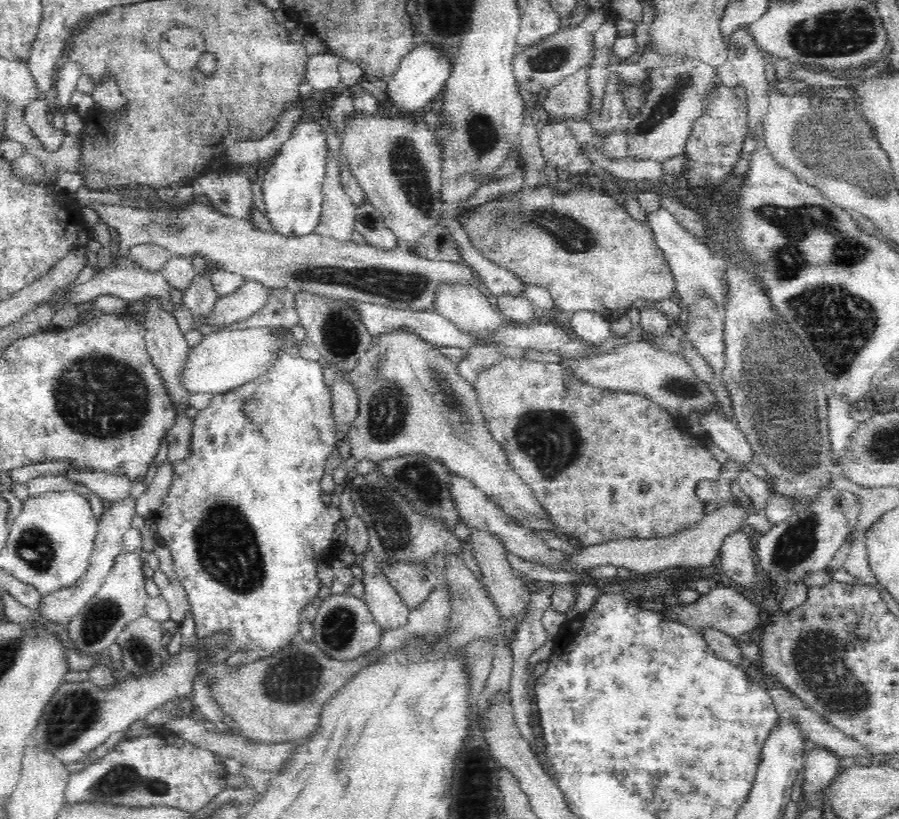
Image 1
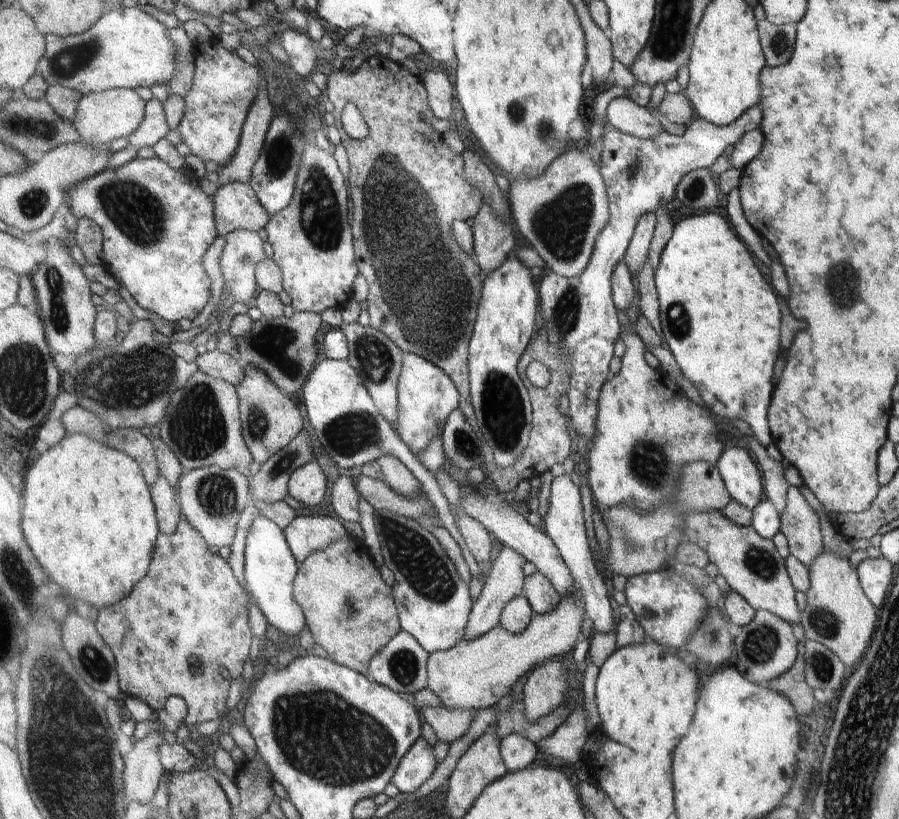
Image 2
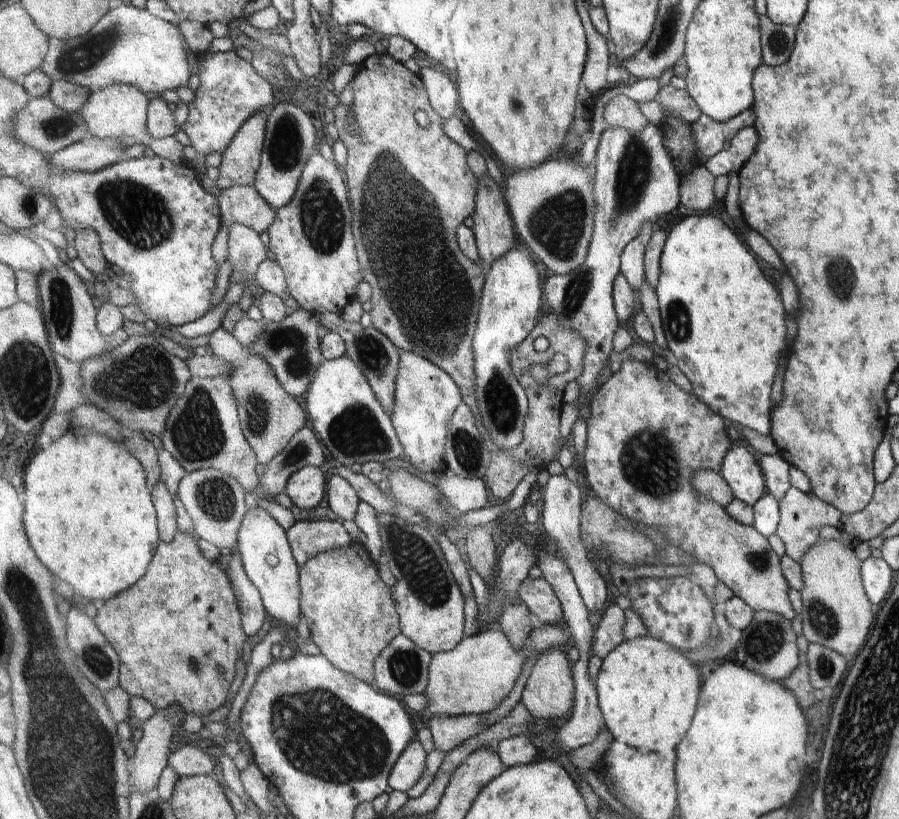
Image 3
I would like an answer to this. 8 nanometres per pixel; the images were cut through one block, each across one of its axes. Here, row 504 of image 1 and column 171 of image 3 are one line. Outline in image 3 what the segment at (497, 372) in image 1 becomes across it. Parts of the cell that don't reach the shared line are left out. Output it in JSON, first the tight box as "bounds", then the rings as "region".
{"bounds":[96,530,248,718],"region":[[[180,530],[176,534],[175,540],[172,540],[170,543],[160,540],[159,548],[155,551],[154,559],[151,561],[149,572],[134,587],[119,593],[113,599],[106,600],[98,611],[96,621],[99,630],[107,637],[107,640],[110,640],[111,646],[119,653],[122,661],[120,685],[130,695],[146,698],[159,711],[171,705],[180,705],[183,712],[193,712],[199,718],[203,718],[207,714],[211,714],[213,710],[225,706],[229,690],[231,690],[231,684],[233,684],[235,674],[237,674],[237,658],[239,658],[239,655],[241,657],[241,650],[245,646],[248,634],[243,628],[241,606],[238,603],[238,596],[229,572],[224,571],[218,565],[218,562],[207,560],[198,542],[199,540],[192,537],[189,533],[181,533]]]}

